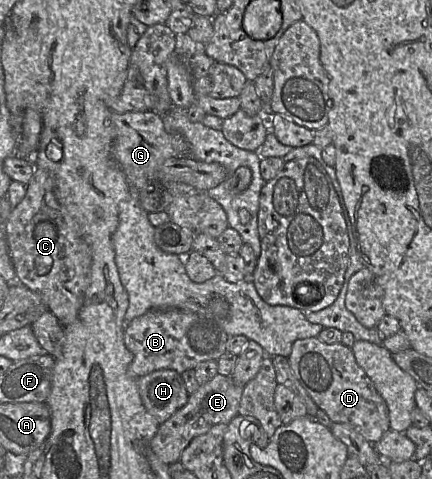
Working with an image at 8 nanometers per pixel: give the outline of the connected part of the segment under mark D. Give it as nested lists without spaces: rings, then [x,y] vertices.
[[[318,337],[298,339],[288,361],[297,380],[333,423],[348,425],[370,443],[379,441],[390,429],[387,404],[357,364],[351,348],[341,342],[326,344]]]

